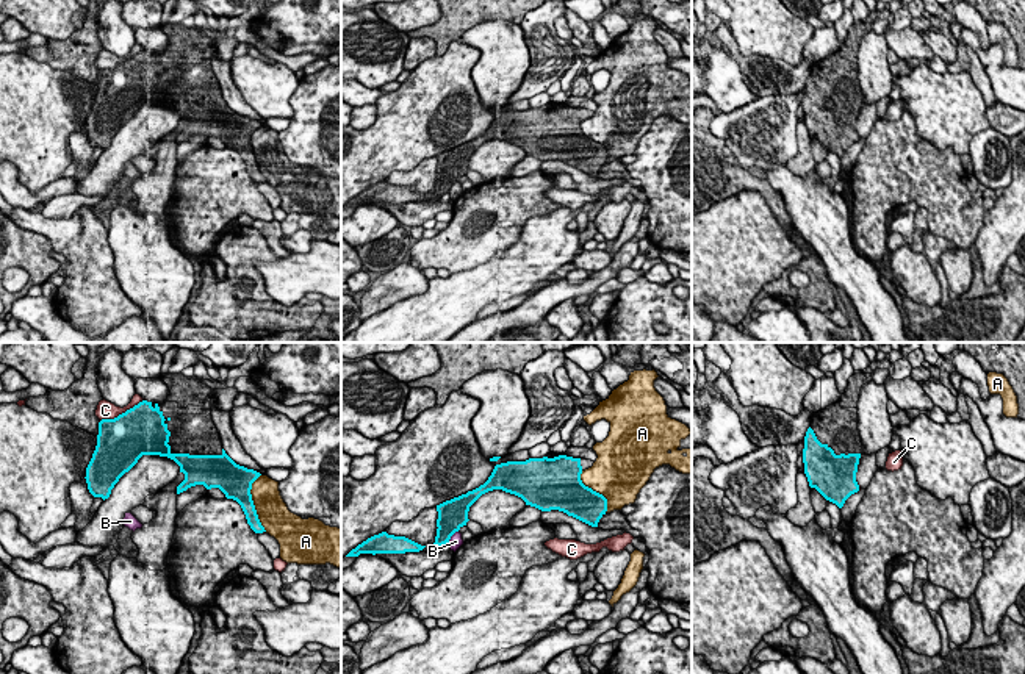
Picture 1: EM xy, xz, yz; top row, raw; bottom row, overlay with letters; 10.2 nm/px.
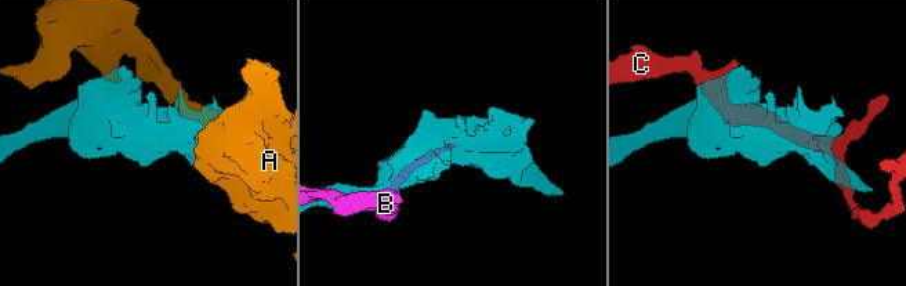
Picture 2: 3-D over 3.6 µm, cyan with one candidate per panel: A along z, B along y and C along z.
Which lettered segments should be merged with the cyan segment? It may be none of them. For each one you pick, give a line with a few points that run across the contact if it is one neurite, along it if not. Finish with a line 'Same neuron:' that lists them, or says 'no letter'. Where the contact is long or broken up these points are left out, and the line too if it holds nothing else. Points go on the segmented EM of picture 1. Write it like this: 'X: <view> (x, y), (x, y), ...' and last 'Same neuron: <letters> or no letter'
Same neuron: no letter

